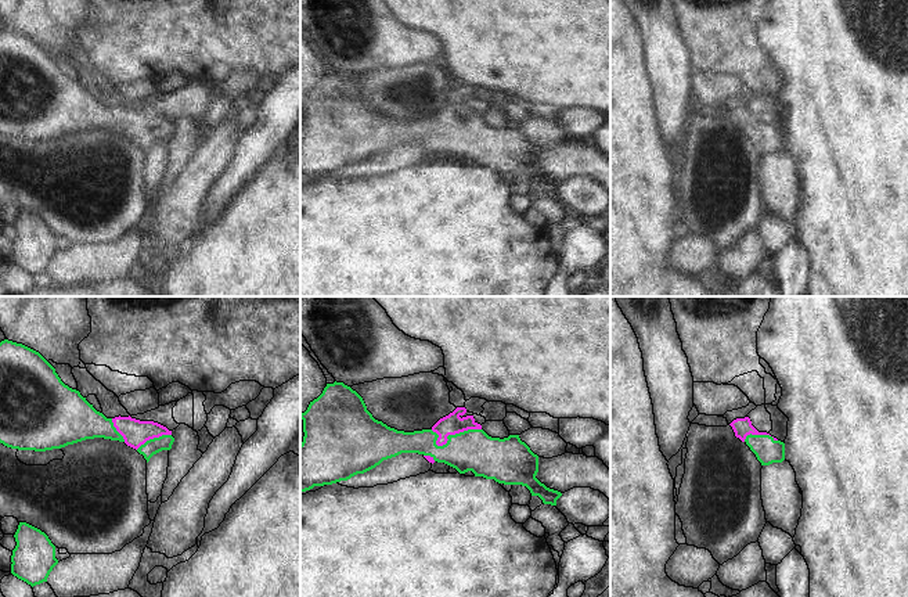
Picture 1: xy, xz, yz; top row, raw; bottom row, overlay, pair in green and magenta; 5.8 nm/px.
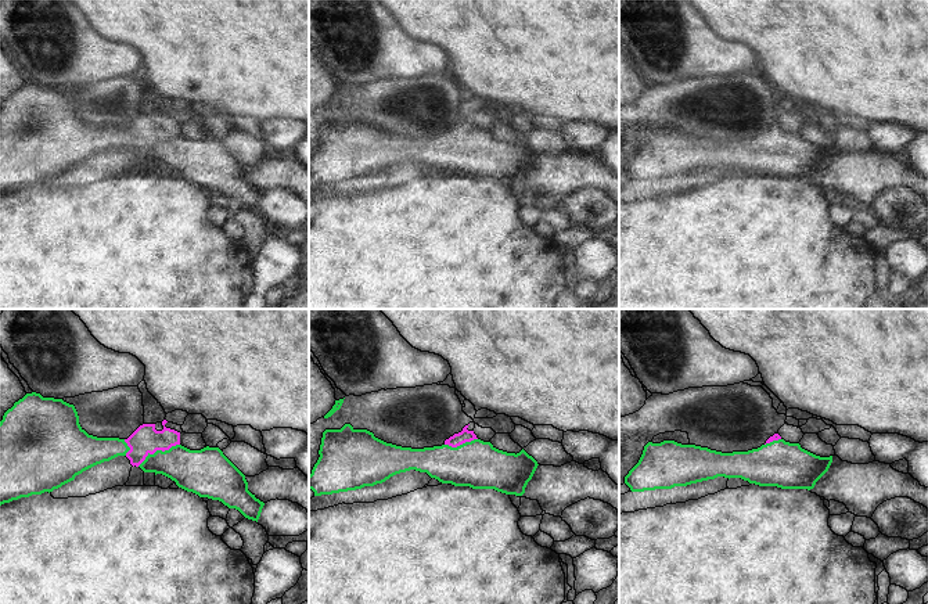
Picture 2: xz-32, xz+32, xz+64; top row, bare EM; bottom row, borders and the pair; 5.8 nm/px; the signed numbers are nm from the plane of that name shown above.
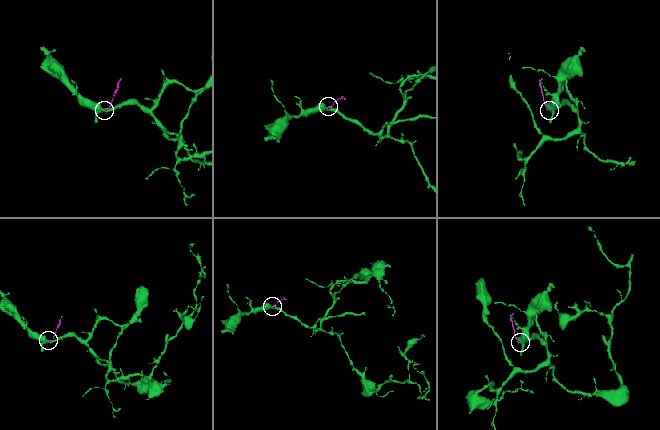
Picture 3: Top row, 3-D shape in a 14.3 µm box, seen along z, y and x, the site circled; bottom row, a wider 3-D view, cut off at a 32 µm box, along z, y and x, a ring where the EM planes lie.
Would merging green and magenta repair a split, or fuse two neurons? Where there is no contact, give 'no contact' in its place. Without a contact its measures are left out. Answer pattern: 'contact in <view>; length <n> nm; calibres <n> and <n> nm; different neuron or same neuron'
contact in xz; length 300 nm; calibres 240 and 120 nm; same neuron

